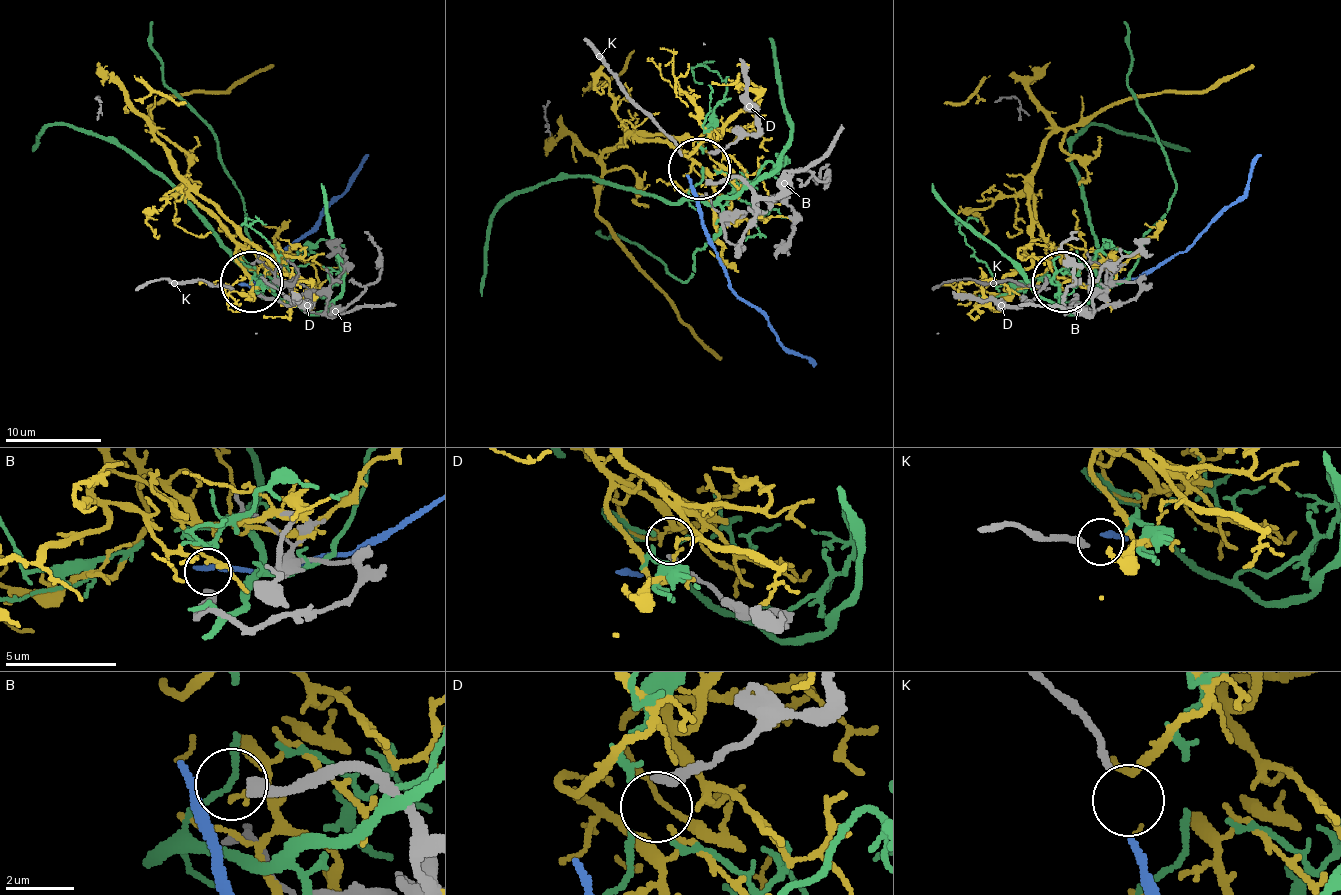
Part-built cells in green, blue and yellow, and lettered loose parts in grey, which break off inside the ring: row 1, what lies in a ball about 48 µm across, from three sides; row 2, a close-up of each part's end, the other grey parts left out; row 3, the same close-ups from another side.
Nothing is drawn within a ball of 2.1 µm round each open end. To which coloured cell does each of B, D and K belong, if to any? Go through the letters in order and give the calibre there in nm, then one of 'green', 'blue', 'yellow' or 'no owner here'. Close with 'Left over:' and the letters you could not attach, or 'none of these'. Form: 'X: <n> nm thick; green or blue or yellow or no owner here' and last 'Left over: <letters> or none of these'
B: 360 nm thick; no owner here
D: 320 nm thick; no owner here
K: 200 nm thick; blue
Left over: B, D

